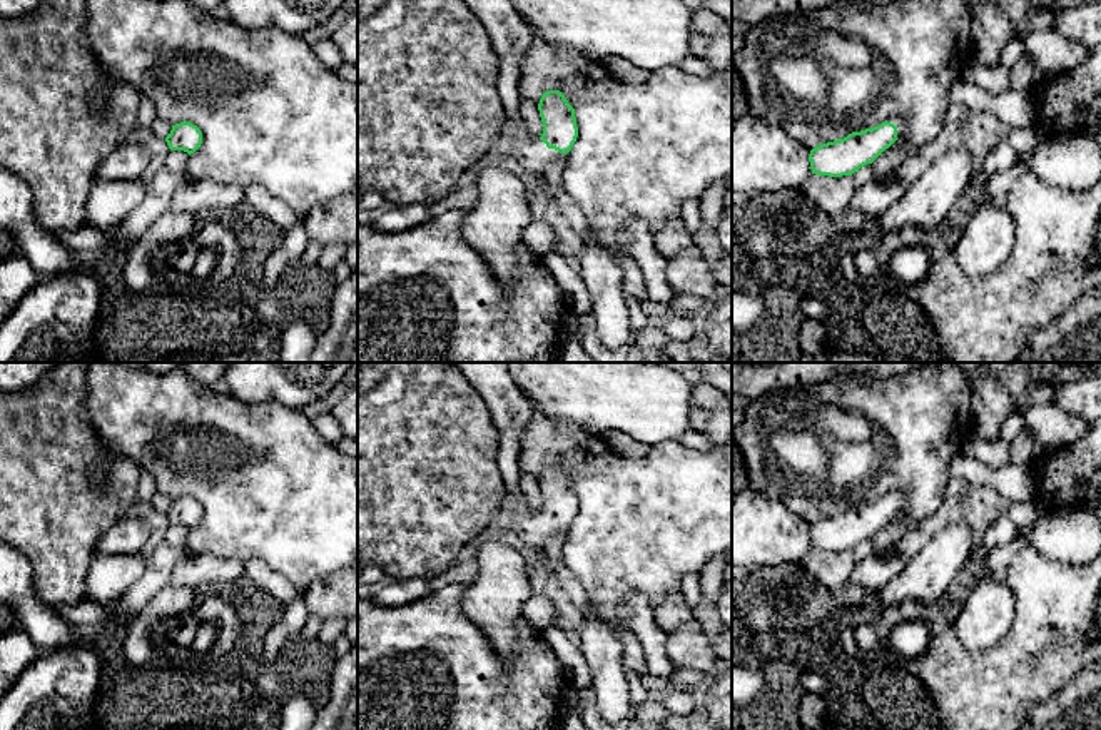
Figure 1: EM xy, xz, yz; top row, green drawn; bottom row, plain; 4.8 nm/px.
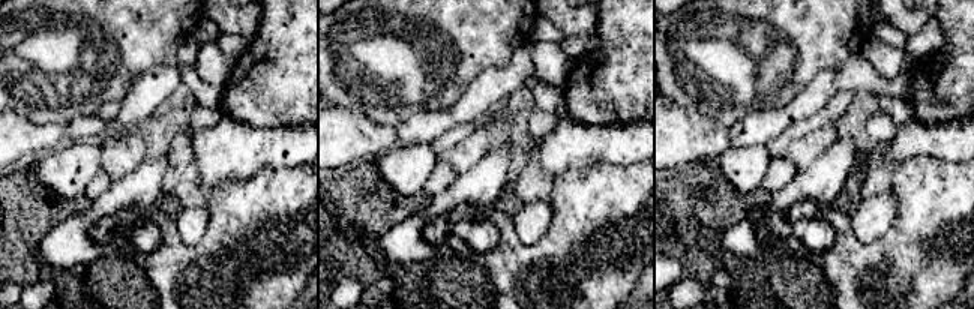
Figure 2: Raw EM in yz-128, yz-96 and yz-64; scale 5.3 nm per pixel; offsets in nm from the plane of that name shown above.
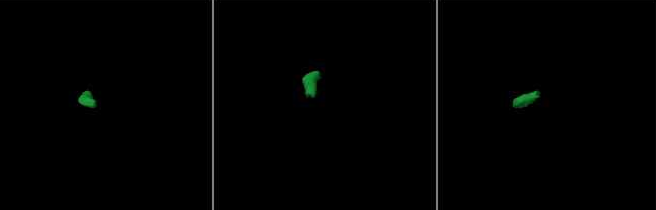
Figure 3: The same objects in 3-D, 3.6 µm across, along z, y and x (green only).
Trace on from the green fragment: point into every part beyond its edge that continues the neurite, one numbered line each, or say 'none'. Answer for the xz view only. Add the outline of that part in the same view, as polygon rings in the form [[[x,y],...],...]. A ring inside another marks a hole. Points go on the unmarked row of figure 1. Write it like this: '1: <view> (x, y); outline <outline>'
1: xz (533, 530); outline [[[540,513],[535,515],[515,515],[511,518],[505,518],[513,531],[520,535],[520,538],[528,545],[543,551],[546,543],[558,536],[566,535],[568,528],[561,528],[555,523],[548,523],[546,518]]]

